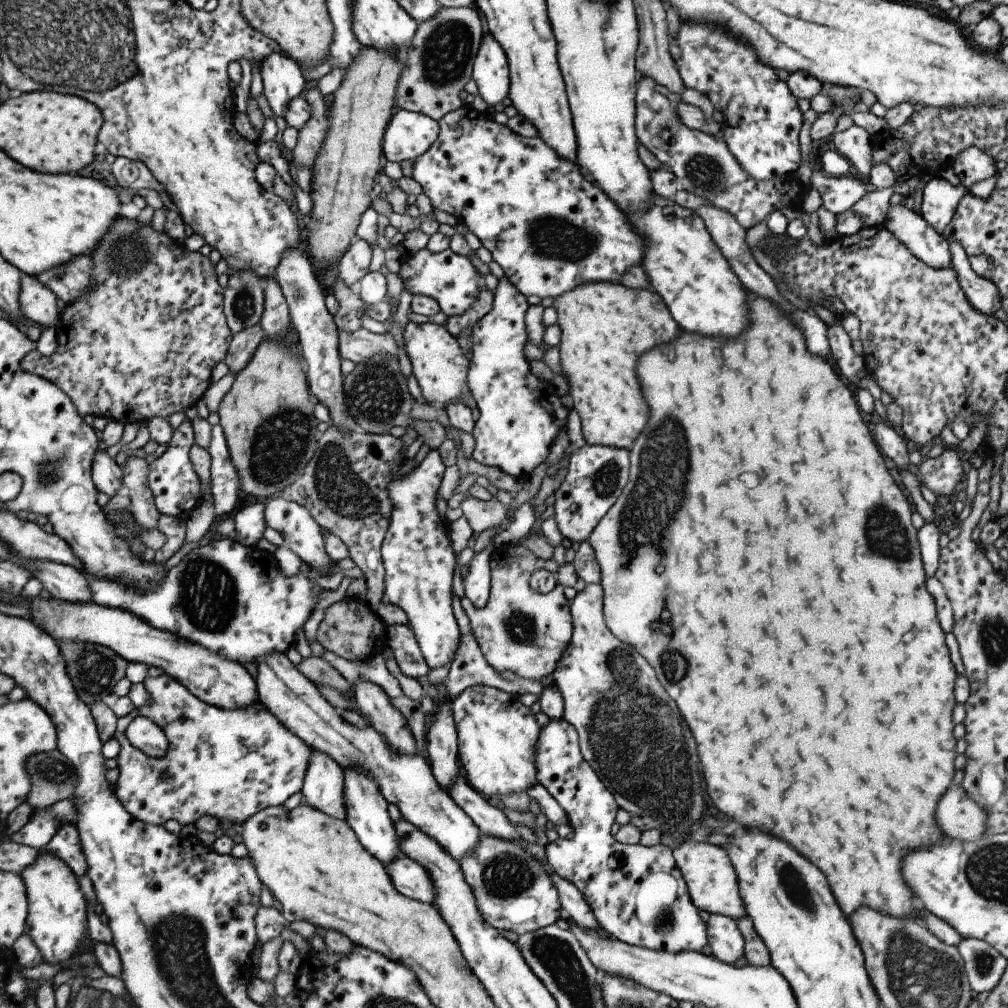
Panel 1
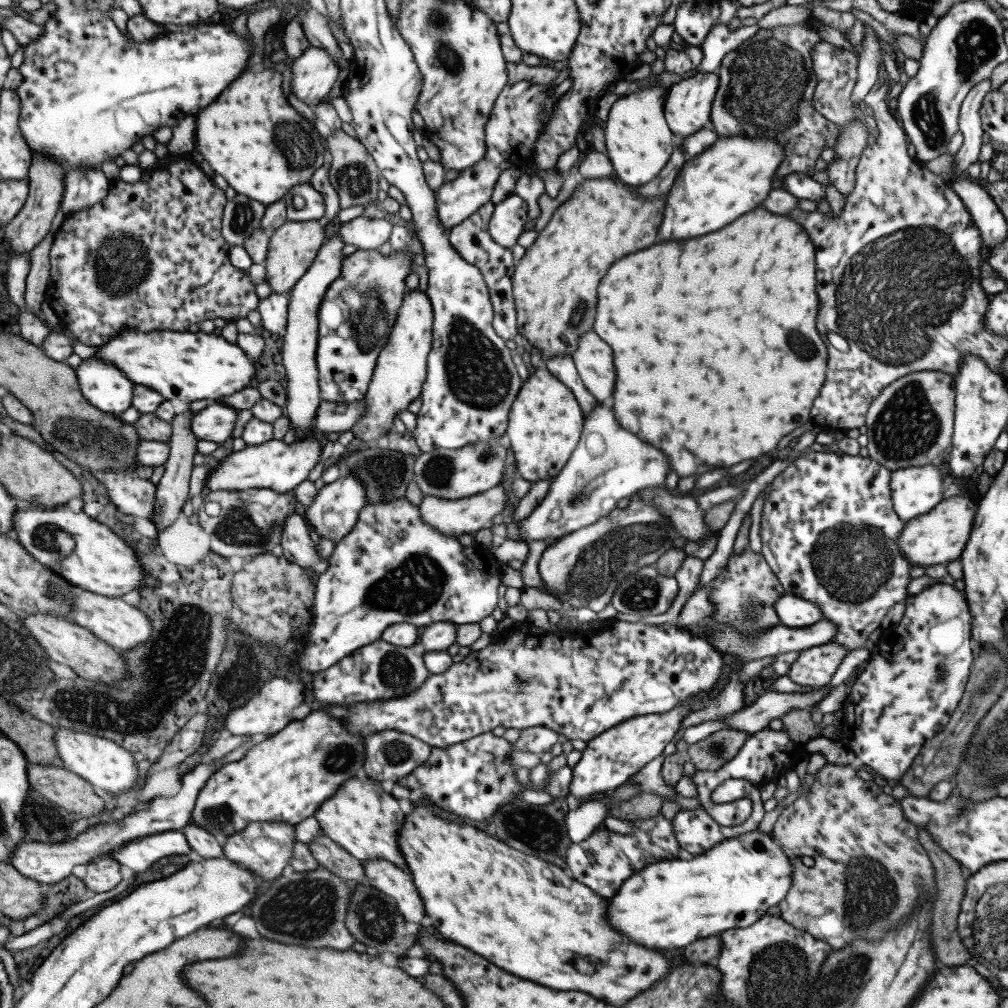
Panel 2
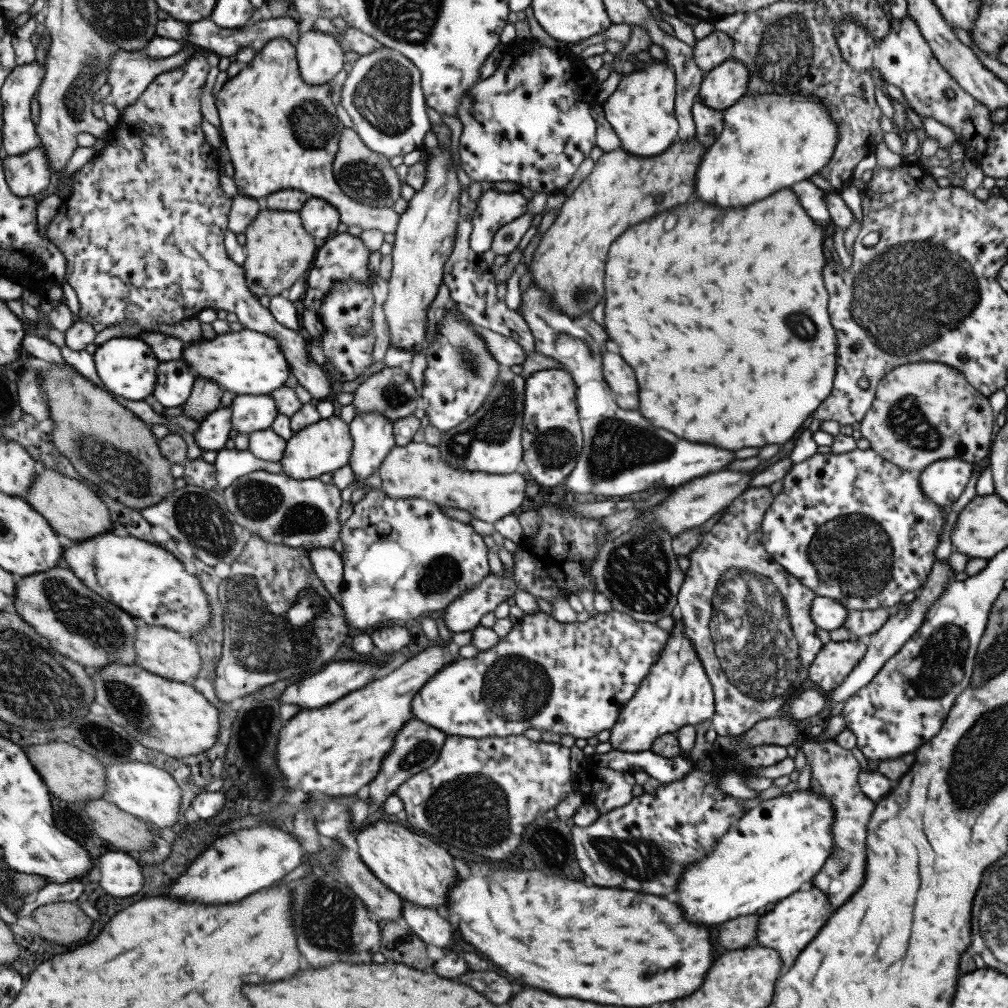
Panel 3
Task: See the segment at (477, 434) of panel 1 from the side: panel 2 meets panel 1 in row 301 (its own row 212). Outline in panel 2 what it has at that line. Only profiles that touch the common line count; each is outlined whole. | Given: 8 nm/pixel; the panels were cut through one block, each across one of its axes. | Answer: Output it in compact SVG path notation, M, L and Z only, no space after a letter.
M510 194L503 201L495 205L491 220L489 222L489 234L500 246L511 248L517 244L518 238L523 233L523 227L527 223L527 203L516 194Z

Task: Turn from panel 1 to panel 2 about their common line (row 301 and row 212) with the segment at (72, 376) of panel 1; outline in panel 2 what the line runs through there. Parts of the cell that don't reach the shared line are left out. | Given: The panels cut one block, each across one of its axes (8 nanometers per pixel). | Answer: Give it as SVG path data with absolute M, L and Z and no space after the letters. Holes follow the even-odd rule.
M185 153L185 154L179 154L179 155L178 155L178 154L173 154L173 155L172 155L172 154L169 154L169 155L168 155L168 156L167 156L167 157L166 157L166 158L165 158L165 159L163 159L163 160L157 160L157 159L152 159L152 160L150 160L150 162L147 162L147 163L146 163L146 164L145 164L145 165L144 165L144 166L143 166L143 167L144 167L144 176L142 176L142 180L136 180L136 182L126 182L126 181L124 181L124 180L122 180L122 179L120 179L120 178L118 178L118 179L117 179L117 180L115 180L115 182L111 182L111 186L110 186L110 190L108 190L108 194L107 194L107 195L106 195L106 197L105 197L105 198L104 198L104 199L103 199L103 200L102 200L102 201L101 201L101 202L98 202L98 203L96 203L96 204L93 204L93 206L92 206L92 207L89 207L89 208L88 208L88 209L85 209L85 210L80 210L80 211L79 211L79 212L76 212L76 213L75 213L75 214L74 214L74 215L73 215L73 216L72 216L72 215L71 215L71 216L70 216L70 217L66 217L66 218L65 218L65 220L64 220L64 221L63 221L63 224L62 224L62 225L61 225L61 226L60 226L60 229L59 229L59 230L58 230L58 231L57 231L57 233L56 233L56 234L55 234L55 235L54 235L54 238L53 238L53 244L52 244L52 247L51 247L51 250L50 250L50 254L49 254L49 257L50 257L50 265L51 265L51 272L50 272L50 279L49 279L49 283L48 283L48 288L47 288L47 289L46 289L46 292L45 292L45 294L44 294L44 305L45 305L45 309L46 309L46 310L47 310L47 311L48 311L48 312L49 312L49 313L50 313L50 314L52 314L52 315L54 315L54 316L56 316L56 317L57 317L57 319L58 319L58 322L59 322L59 326L60 326L60 327L63 327L63 328L64 328L64 329L67 329L67 330L69 330L69 331L70 331L70 332L71 332L71 333L72 333L72 334L73 334L73 335L74 335L74 337L76 337L76 339L78 339L78 341L79 341L79 342L80 342L80 343L81 343L81 344L84 344L84 345L87 345L87 346L96 346L96 347L100 347L100 346L102 346L102 345L104 345L104 344L106 344L106 343L108 343L108 340L111 340L111 339L112 339L112 338L115 338L115 336L117 336L117 335L118 335L118 334L119 334L119 333L120 333L120 332L121 332L121 330L122 330L122 332L125 332L125 330L128 330L128 329L130 329L130 330L135 330L135 331L136 331L136 332L152 332L152 331L153 331L153 330L173 330L173 332L187 332L187 331L188 331L188 326L192 326L192 324L198 324L198 323L202 323L202 322L204 322L204 321L208 321L208 320L210 320L210 321L213 321L213 320L216 320L216 318L223 318L223 319L224 319L224 320L229 320L229 321L236 321L236 320L238 320L238 319L239 319L239 318L246 318L246 316L248 316L248 313L249 313L249 312L252 312L252 310L258 310L258 305L260 305L260 301L261 301L261 298L260 298L260 297L259 297L259 296L258 296L258 295L257 295L257 294L256 294L256 286L255 286L255 285L254 285L254 284L253 284L253 283L252 283L252 282L251 282L251 280L250 280L250 278L249 278L249 274L248 274L248 273L247 273L247 272L244 272L244 271L242 271L242 270L237 270L237 269L236 269L236 268L235 268L235 267L234 267L234 266L231 266L231 265L230 265L230 260L229 260L229 258L228 258L228 253L230 253L230 248L232 248L232 247L231 247L231 246L230 246L230 245L228 245L228 244L227 244L227 243L226 243L226 240L225 240L225 239L224 239L224 238L223 238L223 237L222 237L222 234L221 234L221 222L222 222L222 220L223 220L223 211L224 211L224 210L225 210L225 204L226 204L226 203L227 203L227 200L226 200L226 193L225 193L225 191L224 191L224 190L222 190L222 189L221 189L221 188L218 188L218 187L217 187L217 186L216 186L216 185L215 185L215 184L214 184L214 181L213 181L213 179L212 179L212 178L211 178L211 177L210 177L210 176L206 176L206 174L204 174L204 172L202 172L202 169L200 169L200 165L199 165L199 164L197 164L197 163L196 163L196 162L194 162L194 161L193 161L193 160L192 160L192 159L191 159L191 158L187 158L187 156L188 156L188 153ZM132 236L134 236L134 238L132 238ZM138 238L140 238L140 240L142 240L142 242L140 242L140 240L138 240ZM144 246L146 246L146 250L148 250L148 254L144 254ZM148 256L150 256L150 262L152 262L152 266L150 266L150 274L148 274ZM144 274L148 274L148 276L146 276L146 280L144 280L144 282L142 282L142 284L140 284L140 286L138 286L138 284L136 284L136 282L140 282L140 278L144 278Z

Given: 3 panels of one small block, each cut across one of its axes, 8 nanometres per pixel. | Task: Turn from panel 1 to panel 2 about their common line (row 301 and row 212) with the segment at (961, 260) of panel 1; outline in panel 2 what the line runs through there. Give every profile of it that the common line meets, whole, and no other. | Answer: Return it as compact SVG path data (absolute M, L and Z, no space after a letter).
M968 177L952 183L954 192L965 204L966 211L978 228L983 244L992 248L1002 243L1007 236L1007 221L985 187Z

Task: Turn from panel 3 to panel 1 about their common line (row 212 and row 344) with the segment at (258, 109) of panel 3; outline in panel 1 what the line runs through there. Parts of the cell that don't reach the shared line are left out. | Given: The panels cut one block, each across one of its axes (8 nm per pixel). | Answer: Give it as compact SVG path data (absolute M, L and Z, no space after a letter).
M364 328L355 332L339 332L338 352L341 360L350 360L356 364L366 362L378 352L398 357L398 346L390 333L372 334Z

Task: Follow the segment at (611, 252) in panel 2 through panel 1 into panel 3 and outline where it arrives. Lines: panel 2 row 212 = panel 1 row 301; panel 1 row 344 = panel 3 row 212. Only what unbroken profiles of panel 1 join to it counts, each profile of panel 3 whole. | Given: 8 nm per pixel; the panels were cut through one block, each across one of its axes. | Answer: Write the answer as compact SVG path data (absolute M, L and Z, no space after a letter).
M695 134L687 141L676 140L672 146L656 156L636 156L622 148L604 153L595 162L592 172L566 199L554 224L540 238L532 263L528 266L528 272L532 274L532 285L548 293L553 305L570 318L592 312L598 300L604 296L604 264L610 244L628 226L634 226L662 210L688 202L688 198L694 194L696 173L706 151L706 146L700 144Z

